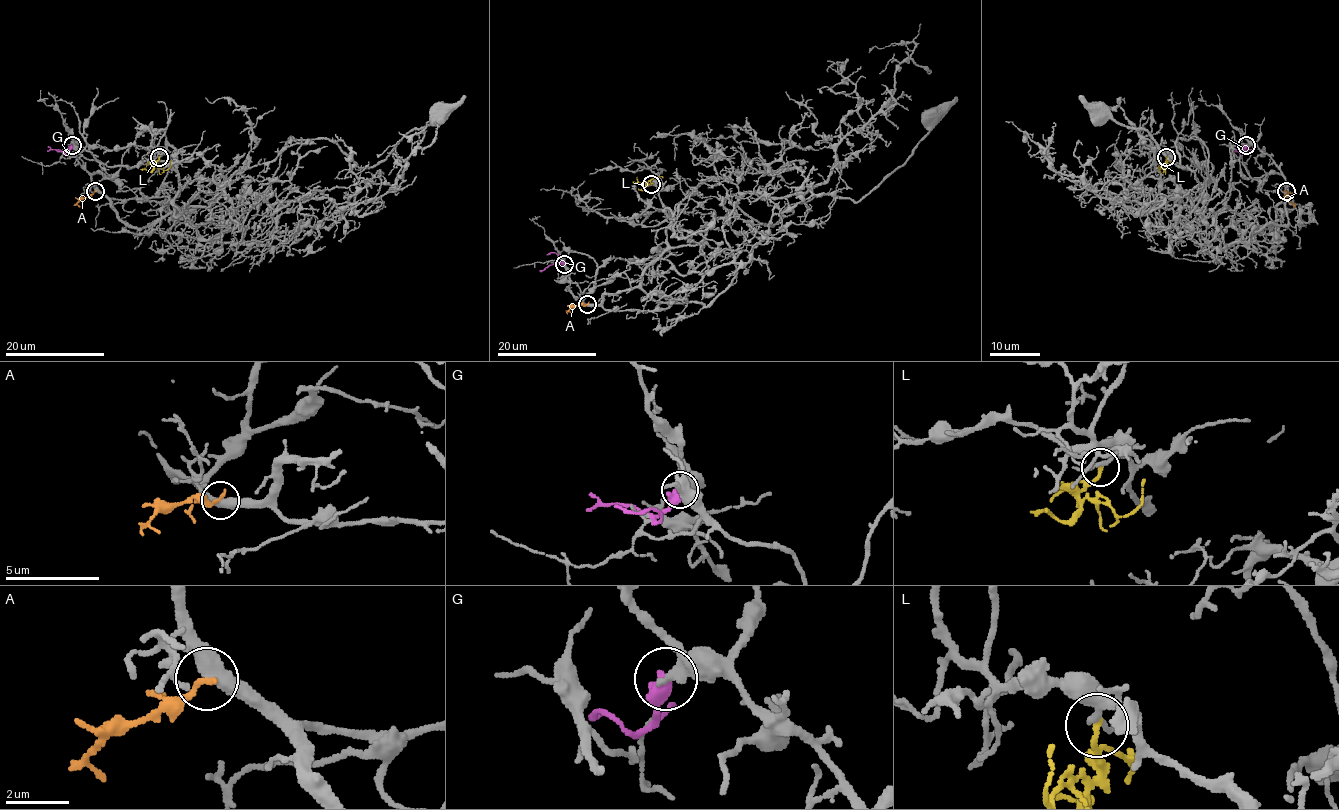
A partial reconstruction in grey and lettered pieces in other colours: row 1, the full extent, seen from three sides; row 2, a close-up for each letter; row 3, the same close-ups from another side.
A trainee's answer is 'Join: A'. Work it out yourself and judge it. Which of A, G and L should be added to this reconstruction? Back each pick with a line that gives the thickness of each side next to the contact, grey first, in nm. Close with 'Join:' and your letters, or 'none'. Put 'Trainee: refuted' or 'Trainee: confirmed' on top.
Trainee: confirmed
A: calibres 440 and 200 nm
Join: A

